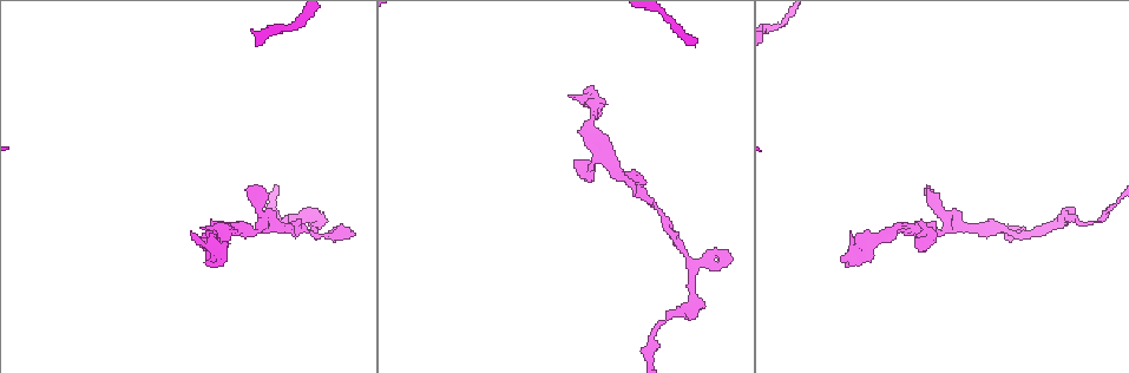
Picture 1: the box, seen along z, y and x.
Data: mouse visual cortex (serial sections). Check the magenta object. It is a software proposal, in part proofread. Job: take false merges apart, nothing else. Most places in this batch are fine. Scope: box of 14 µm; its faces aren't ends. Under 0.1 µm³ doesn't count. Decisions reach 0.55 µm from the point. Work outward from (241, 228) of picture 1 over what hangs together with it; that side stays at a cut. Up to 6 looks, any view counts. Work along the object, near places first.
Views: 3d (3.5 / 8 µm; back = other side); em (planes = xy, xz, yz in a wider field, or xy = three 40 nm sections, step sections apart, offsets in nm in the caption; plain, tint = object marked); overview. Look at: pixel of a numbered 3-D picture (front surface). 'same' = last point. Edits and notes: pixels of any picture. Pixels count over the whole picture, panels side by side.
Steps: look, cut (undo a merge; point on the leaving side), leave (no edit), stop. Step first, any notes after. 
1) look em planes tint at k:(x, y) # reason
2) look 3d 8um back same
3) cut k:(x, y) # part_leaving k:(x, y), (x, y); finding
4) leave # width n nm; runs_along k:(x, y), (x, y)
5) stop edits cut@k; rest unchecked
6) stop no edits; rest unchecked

look 3d 3.5um at 1:(211, 222)

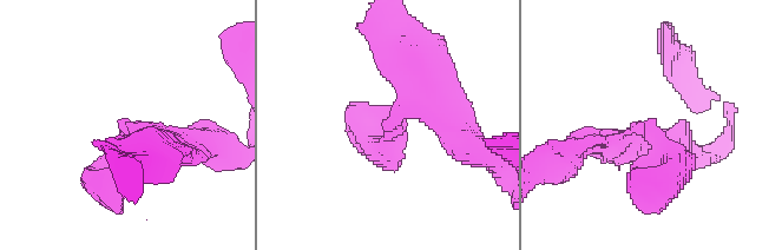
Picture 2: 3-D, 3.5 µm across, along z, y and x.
look em xy step 2 tint at 2:(650, 135)

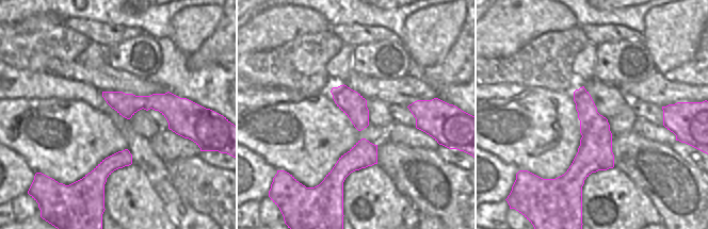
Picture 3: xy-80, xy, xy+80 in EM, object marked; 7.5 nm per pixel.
leave # runs_along 2:(184, 144), (133, 130), (102, 188); one cell here

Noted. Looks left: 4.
look 3d 3.5um at 1:(950, 223)

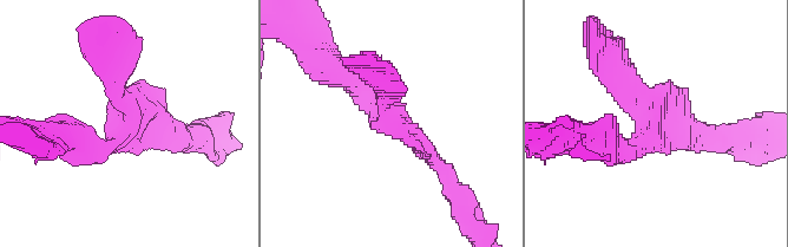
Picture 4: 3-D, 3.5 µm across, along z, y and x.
look em planes tint at 4:(133, 115)

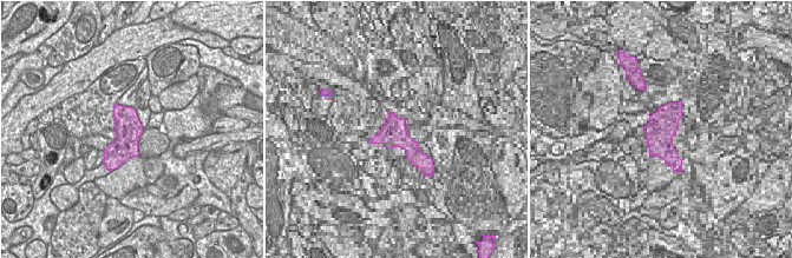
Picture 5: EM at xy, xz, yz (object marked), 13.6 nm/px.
look em xy step 1 tint same

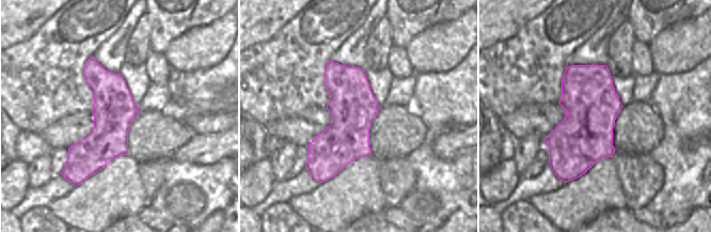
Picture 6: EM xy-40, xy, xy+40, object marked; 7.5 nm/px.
leave # runs_along 4:(349, 79), (444, 170); continuous, no second cell

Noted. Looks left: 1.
stop no edits; rest unchecked

